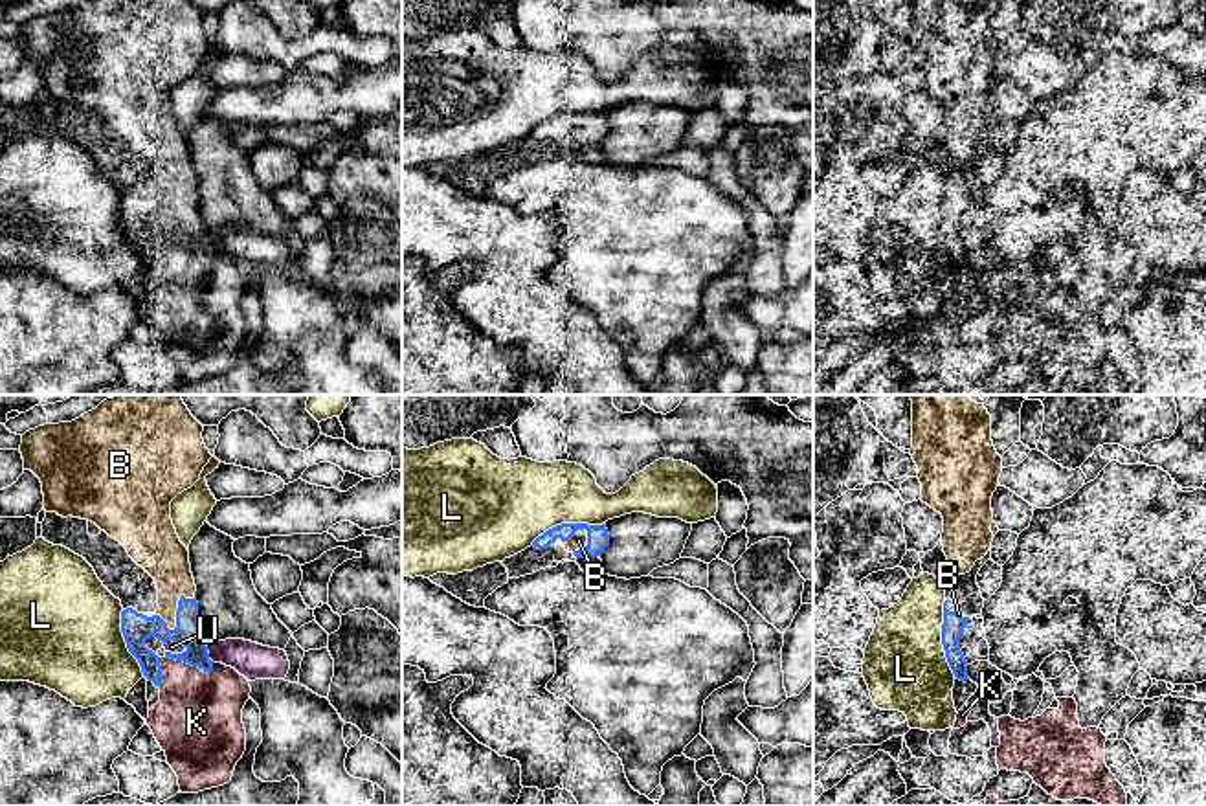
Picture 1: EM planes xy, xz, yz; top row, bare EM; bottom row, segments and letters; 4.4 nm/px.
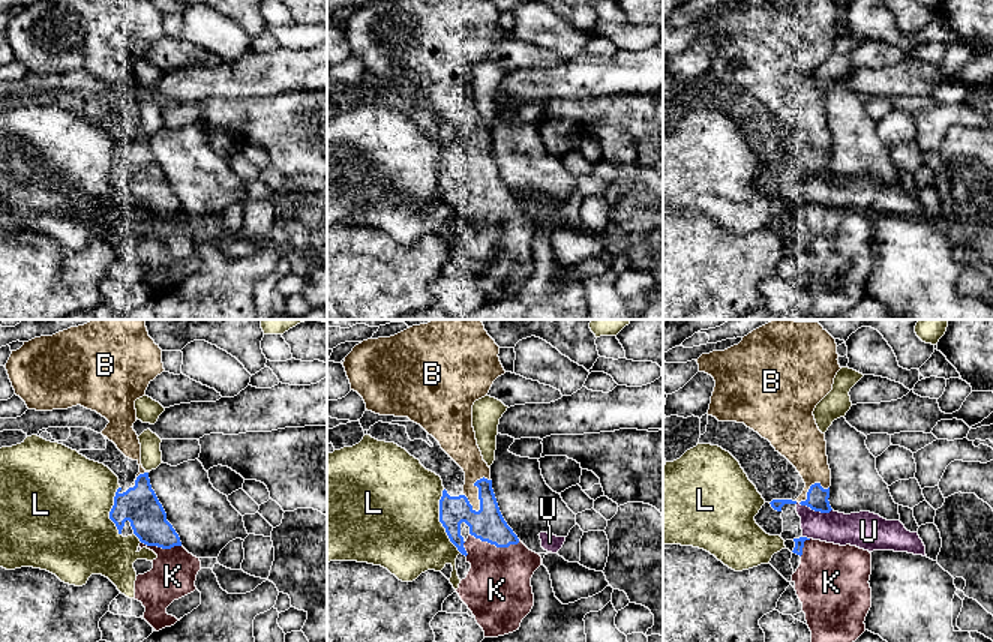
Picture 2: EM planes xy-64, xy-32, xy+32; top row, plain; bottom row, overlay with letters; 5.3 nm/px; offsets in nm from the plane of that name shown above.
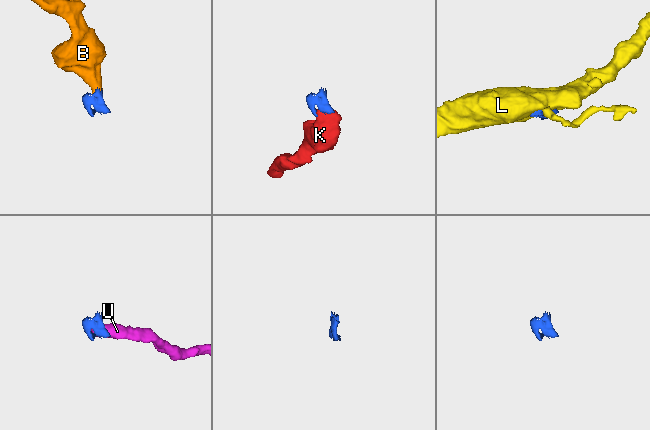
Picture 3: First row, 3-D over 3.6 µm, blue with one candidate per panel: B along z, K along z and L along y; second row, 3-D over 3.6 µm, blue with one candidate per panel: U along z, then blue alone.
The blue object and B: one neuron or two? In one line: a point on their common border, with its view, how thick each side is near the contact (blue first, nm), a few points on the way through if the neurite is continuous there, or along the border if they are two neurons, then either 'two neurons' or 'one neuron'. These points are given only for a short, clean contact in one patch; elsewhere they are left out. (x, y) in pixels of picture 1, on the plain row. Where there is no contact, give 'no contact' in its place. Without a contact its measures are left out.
xy (177, 208) | 130/180 nm | one neuron

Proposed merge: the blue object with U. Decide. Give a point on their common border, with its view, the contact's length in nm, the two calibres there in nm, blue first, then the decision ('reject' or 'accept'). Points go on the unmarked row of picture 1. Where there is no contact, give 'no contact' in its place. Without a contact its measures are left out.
contact xy (177, 230); length 110 nm; calibres 130 and 50 nm; reject

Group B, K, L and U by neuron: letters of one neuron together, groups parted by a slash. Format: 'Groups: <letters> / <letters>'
Groups: B K / L / U

